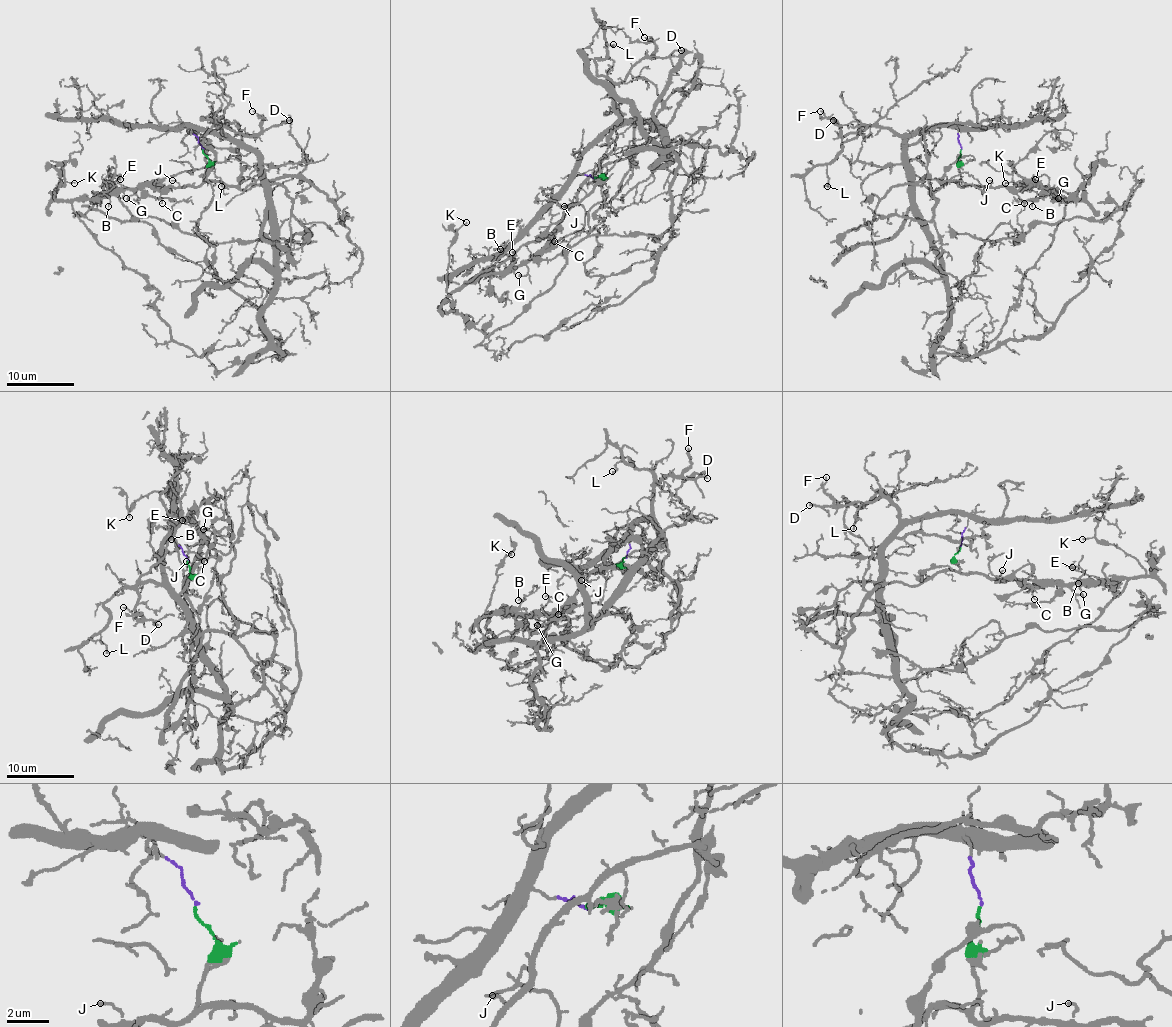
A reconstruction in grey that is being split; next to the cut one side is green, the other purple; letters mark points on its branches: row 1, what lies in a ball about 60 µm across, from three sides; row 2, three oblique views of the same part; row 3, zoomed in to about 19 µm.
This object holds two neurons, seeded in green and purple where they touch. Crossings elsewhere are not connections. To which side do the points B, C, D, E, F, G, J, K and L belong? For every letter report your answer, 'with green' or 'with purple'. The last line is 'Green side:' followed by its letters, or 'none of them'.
B: with green
C: with green
D: with purple
E: with green
F: with purple
G: with green
J: with green
K: with green
L: with purple
Green side: B, C, E, G, J, K

